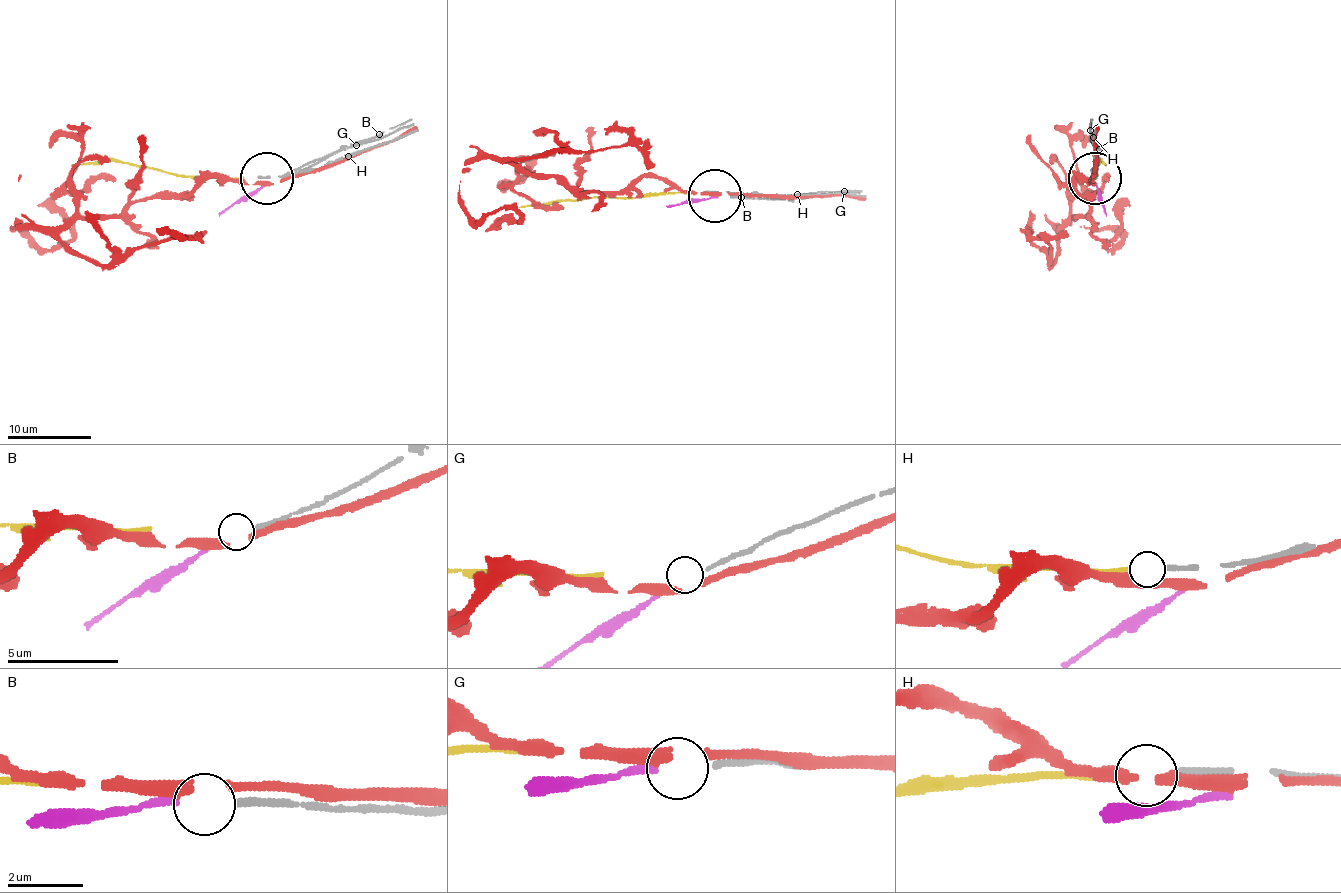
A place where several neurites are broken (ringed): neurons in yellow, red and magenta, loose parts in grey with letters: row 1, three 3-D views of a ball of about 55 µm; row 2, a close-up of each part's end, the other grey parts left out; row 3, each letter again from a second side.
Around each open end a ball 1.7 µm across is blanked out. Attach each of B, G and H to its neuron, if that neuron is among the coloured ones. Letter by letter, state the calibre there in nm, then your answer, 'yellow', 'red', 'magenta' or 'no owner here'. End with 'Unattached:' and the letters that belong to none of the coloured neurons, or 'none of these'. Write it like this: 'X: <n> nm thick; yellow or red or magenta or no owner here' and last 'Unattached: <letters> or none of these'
B: 170 nm thick; magenta
G: 170 nm thick; no owner here
H: 200 nm thick; yellow
Unattached: G

